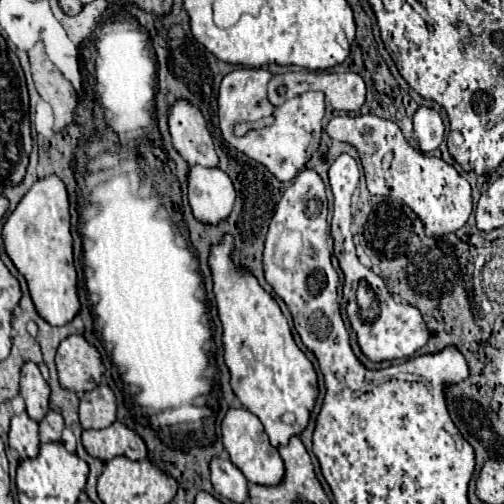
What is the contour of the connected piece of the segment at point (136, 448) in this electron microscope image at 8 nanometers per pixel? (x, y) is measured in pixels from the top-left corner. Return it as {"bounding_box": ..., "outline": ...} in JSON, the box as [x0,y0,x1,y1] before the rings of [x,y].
{"bounding_box":[82,420,146,462],"outline":[[[118,420],[102,430],[84,430],[82,444],[94,458],[100,458],[102,462],[116,456],[128,456],[130,460],[146,458],[144,440],[132,428]]]}

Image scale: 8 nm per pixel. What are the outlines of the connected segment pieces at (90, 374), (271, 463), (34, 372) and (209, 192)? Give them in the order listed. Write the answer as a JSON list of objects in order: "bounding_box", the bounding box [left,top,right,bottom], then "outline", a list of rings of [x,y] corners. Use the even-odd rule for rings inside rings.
[{"bounding_box":[56,334,104,394],"outline":[[[72,334],[60,342],[56,370],[60,386],[78,394],[96,388],[104,376],[100,352],[80,334]]]},{"bounding_box":[222,408,284,486],"outline":[[[228,408],[224,420],[222,420],[222,444],[230,454],[230,460],[242,470],[242,474],[254,482],[264,486],[276,486],[284,478],[284,462],[280,460],[280,454],[276,448],[272,448],[264,426],[258,416],[248,412],[246,408]]]},{"bounding_box":[20,362,50,422],"outline":[[[26,362],[20,370],[20,396],[26,402],[28,416],[40,422],[48,412],[50,388],[34,362]]]},{"bounding_box":[188,166,236,224],"outline":[[[190,166],[188,202],[198,220],[216,224],[232,212],[236,192],[230,178],[220,168]]]}]

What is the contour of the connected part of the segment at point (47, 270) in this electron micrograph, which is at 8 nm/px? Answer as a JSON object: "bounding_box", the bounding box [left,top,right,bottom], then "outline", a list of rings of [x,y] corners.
{"bounding_box":[2,174,80,326],"outline":[[[54,174],[46,176],[32,184],[32,188],[18,202],[16,210],[4,222],[2,230],[4,250],[18,272],[26,278],[28,288],[32,288],[32,302],[36,312],[52,326],[64,326],[72,322],[80,310],[68,206],[68,192],[62,180]]]}

